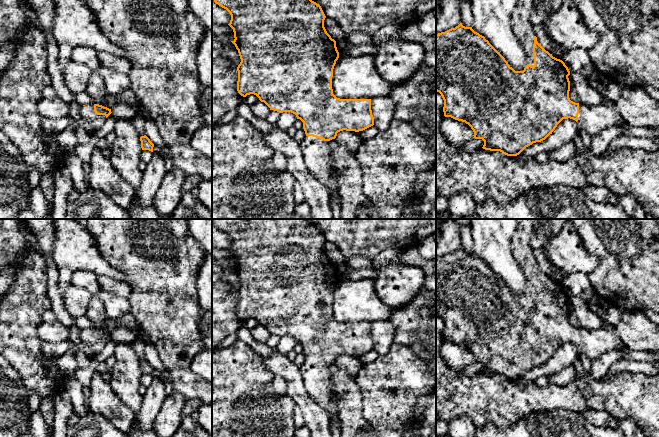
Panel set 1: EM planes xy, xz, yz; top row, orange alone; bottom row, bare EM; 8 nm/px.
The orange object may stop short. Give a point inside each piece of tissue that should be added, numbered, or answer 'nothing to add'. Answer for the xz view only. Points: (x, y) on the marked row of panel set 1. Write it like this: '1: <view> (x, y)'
1: xz (316, 152)

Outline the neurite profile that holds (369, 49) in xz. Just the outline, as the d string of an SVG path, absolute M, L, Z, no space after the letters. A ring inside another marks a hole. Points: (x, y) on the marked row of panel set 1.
M351 44L347 49L347 55L350 56L362 56L362 55L375 55L378 48L375 44L366 45L353 45Z

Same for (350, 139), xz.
M340 131L337 133L336 140L339 145L345 146L353 152L356 152L359 146L364 142L355 131Z

